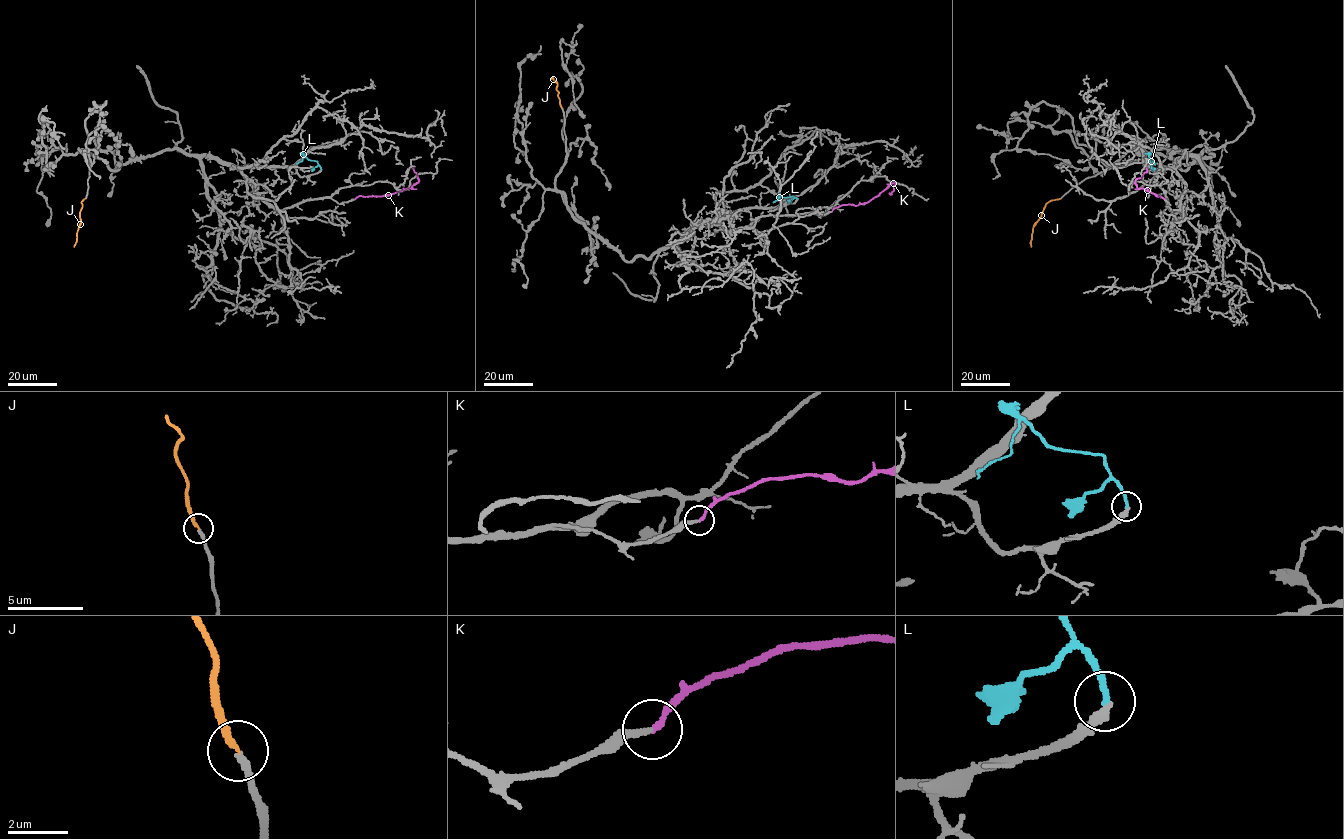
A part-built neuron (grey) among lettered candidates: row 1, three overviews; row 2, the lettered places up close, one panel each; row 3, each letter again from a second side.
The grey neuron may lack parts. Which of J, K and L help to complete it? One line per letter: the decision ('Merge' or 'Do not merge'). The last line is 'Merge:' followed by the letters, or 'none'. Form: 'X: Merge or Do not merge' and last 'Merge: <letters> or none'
J: Merge
K: Merge
L: Do not merge
Merge: J, K

